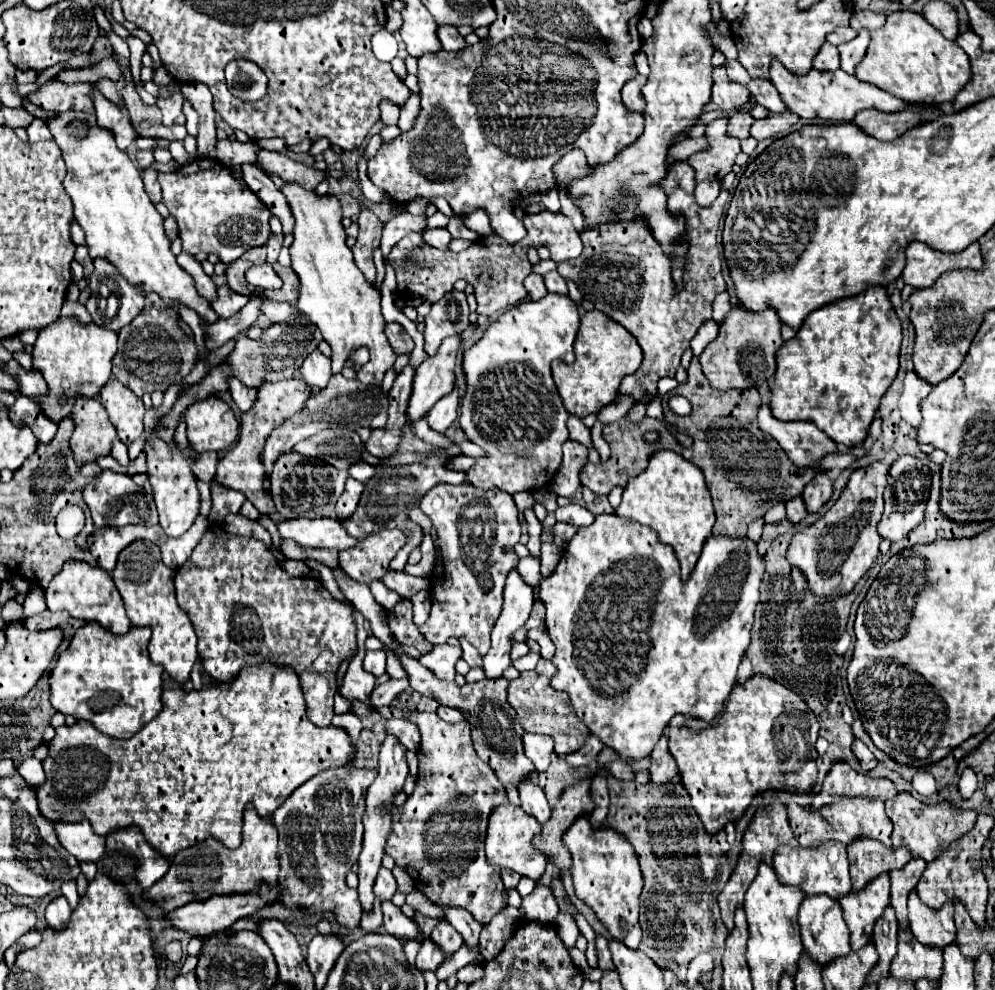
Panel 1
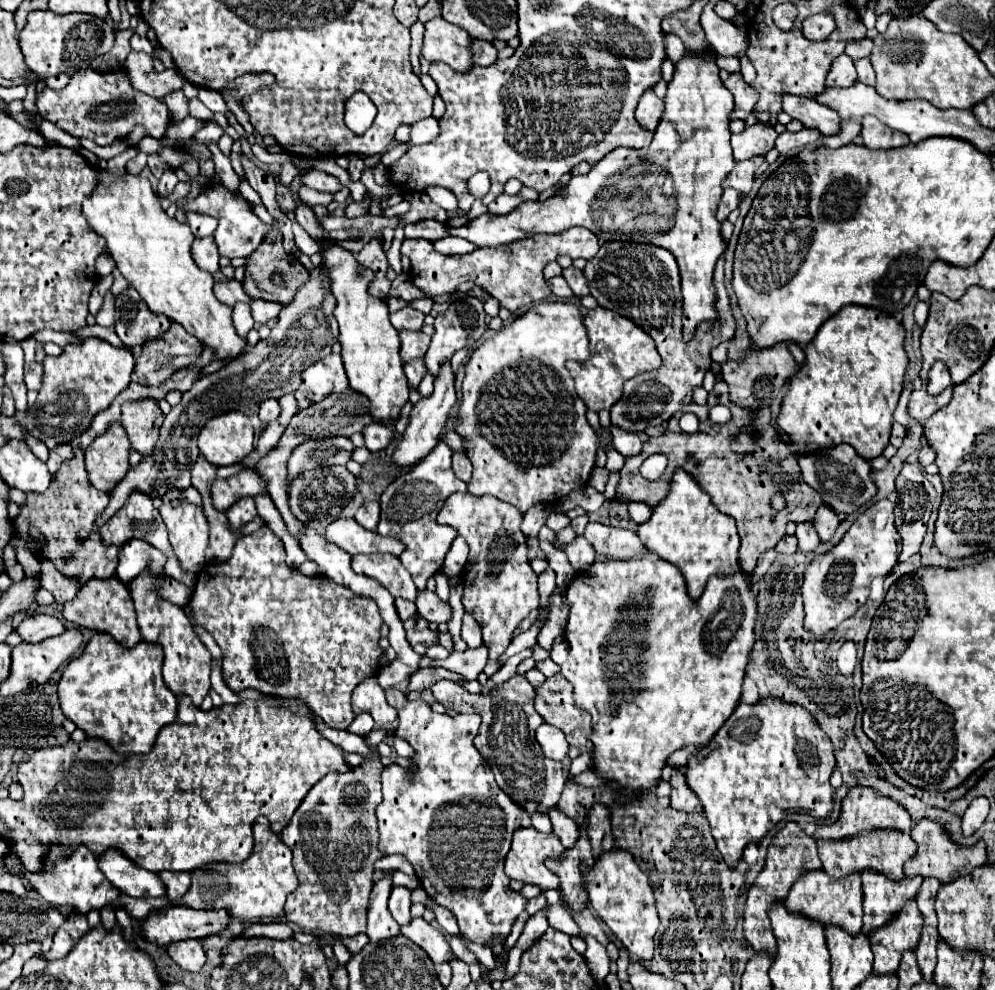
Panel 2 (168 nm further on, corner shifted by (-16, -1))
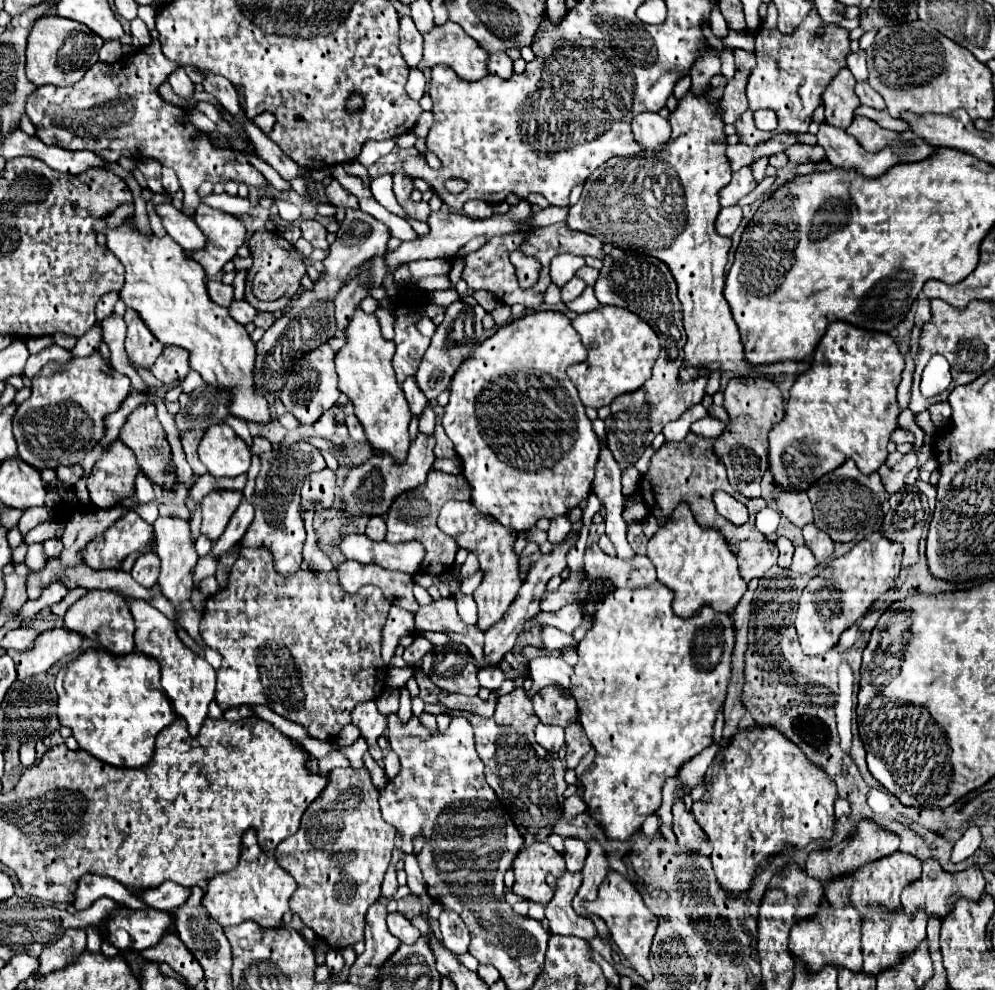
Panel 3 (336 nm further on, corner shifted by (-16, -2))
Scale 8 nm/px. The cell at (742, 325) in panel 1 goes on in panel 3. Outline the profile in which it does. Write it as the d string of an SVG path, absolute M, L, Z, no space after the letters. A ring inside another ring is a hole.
M732 378L724 390L724 408L730 424L714 442L714 454L728 470L728 482L746 498L760 496L760 482L768 468L768 432L784 418L784 400L778 386L766 378Z

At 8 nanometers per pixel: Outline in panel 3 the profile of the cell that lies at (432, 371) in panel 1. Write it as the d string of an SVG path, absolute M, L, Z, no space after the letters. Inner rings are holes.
M418 434L418 438L410 444L410 454L406 458L404 464L394 466L392 458L380 458L380 456L372 456L370 460L366 460L360 466L354 466L348 476L344 478L344 486L340 492L342 504L338 506L340 510L344 510L346 518L360 518L360 516L386 516L392 502L408 490L418 488L420 484L426 482L426 476L436 460L434 456L434 436L424 436Z

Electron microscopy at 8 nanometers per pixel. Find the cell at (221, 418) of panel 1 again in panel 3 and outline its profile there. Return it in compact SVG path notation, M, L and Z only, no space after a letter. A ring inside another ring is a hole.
M224 422L204 432L198 454L214 478L236 478L250 470L250 448Z

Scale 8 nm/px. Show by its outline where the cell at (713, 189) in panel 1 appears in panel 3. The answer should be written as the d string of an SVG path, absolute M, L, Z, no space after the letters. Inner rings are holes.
M738 206L722 208L720 214L718 214L718 218L716 218L716 232L718 232L720 236L730 238L730 236L736 232L736 228L740 226L742 218L744 218L744 216L742 216L742 208L738 208Z

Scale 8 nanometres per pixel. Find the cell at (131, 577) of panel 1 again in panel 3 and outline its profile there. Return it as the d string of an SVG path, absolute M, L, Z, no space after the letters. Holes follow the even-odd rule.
M134 600L130 604L130 612L136 622L136 648L140 654L154 658L160 664L162 670L162 688L166 696L172 702L174 712L186 720L188 732L192 738L200 732L200 726L208 714L208 706L214 700L214 690L216 690L216 670L198 654L194 654L190 648L186 648L178 636L176 636L176 626L172 626L172 620L166 618L162 612L152 608L146 600Z

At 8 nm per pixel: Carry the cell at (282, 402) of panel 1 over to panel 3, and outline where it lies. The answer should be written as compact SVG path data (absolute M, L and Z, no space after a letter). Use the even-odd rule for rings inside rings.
M214 490L210 492L204 500L202 500L202 526L200 526L200 534L206 536L208 540L216 542L230 516L234 514L234 510L238 508L242 500L242 492L230 492L230 490Z

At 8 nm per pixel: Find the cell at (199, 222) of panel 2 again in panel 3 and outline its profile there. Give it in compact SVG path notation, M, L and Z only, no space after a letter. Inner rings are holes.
M152 40L150 46L144 48L144 52L136 52L130 56L124 56L122 62L104 64L96 62L88 74L76 86L40 86L30 98L26 106L26 114L36 126L36 136L42 142L62 146L66 150L90 150L98 156L102 156L108 162L118 162L122 156L126 158L154 158L162 166L172 168L178 174L180 186L184 190L184 206L194 214L196 206L200 204L200 196L196 194L198 186L202 182L236 182L246 186L264 188L266 178L246 160L246 156L234 148L220 148L210 142L210 136L206 132L198 132L194 124L188 118L188 112L184 108L178 108L174 104L168 104L160 98L158 88L168 80L168 76L180 68L176 62L164 58L160 50L160 42Z

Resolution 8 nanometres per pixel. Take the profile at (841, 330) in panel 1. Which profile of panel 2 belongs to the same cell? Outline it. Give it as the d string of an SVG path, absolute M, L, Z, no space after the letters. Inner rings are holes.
M862 305L842 307L818 329L814 339L804 347L806 361L790 381L790 389L776 419L778 429L796 443L798 451L816 451L820 447L832 447L844 441L850 443L866 461L878 457L888 445L892 413L904 389L904 373L908 367L904 341L906 329L892 313L880 313L874 307Z

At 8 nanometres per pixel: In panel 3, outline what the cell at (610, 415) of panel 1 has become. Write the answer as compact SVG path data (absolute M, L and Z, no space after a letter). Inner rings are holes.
M630 466L622 472L622 494L624 494L624 498L628 498L636 490L638 482L640 482L640 472L634 466Z

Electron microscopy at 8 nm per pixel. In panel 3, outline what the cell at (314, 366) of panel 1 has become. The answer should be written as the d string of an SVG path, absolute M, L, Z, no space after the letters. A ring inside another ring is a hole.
M322 344L314 350L310 350L308 354L304 354L302 358L298 358L286 378L284 388L280 390L278 398L282 400L282 404L286 406L288 412L292 412L302 426L312 426L326 410L330 410L336 402L338 402L338 374L336 374L336 366L334 366L334 356L336 352L330 348L330 344Z

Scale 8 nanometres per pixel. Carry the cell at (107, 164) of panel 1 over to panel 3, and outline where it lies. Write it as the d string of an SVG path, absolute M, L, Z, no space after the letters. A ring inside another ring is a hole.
M98 218L94 228L106 232L108 248L116 254L126 270L124 288L120 290L120 298L124 300L126 308L132 308L140 314L158 342L188 350L190 368L196 370L206 384L234 396L228 404L228 412L232 416L256 424L270 424L272 416L268 402L254 388L254 342L250 340L246 328L230 318L228 308L216 306L212 300L208 300L204 284L206 274L202 266L192 262L170 236L142 236L136 228L132 228L132 220L124 220L118 230L110 230L106 226L106 218Z

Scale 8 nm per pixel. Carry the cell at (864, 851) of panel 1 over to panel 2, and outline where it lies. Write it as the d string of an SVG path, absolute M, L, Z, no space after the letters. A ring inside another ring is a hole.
M876 869L862 871L864 889L864 933L884 925L894 913L898 913L904 901L914 899L922 883L922 877L902 877L900 881L886 877Z

